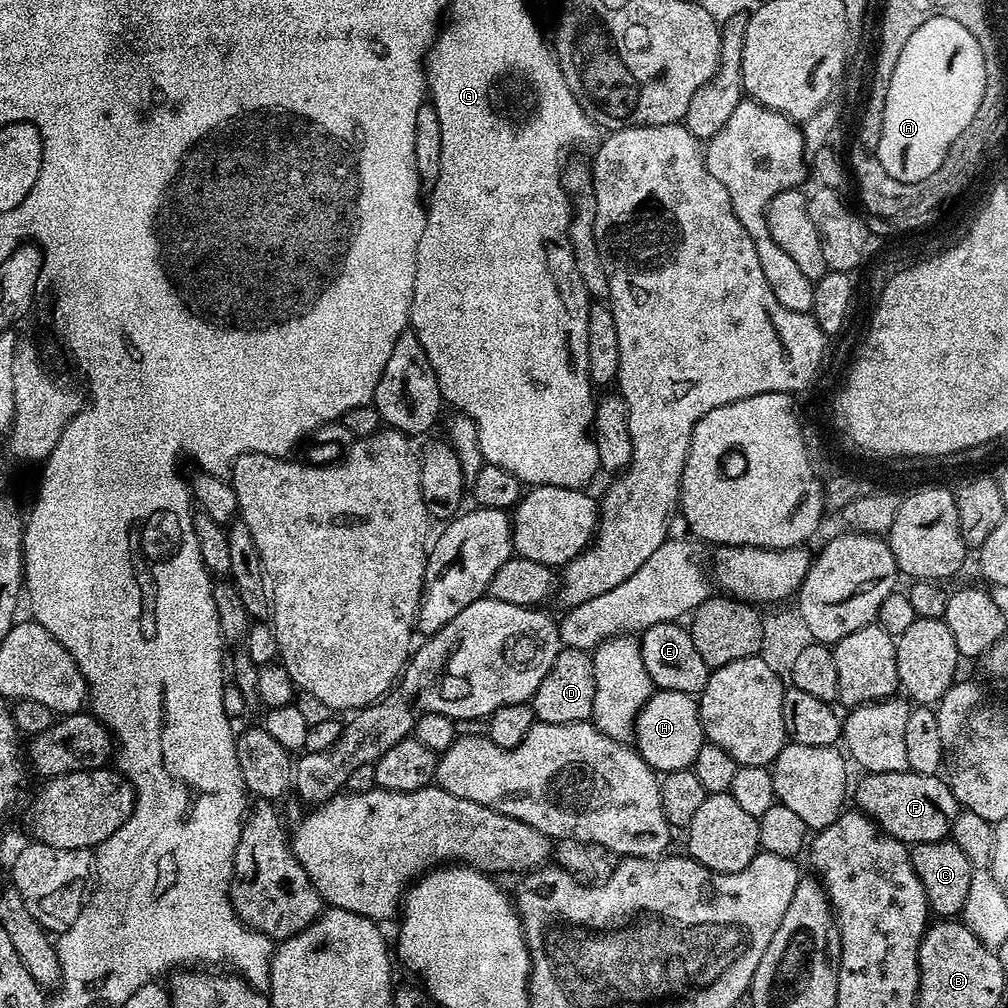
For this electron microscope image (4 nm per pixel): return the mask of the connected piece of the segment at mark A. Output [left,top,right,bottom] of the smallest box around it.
[874,16,986,182]

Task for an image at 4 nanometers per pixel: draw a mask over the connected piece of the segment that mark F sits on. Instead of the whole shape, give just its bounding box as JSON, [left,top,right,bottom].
[854,772,958,845]

